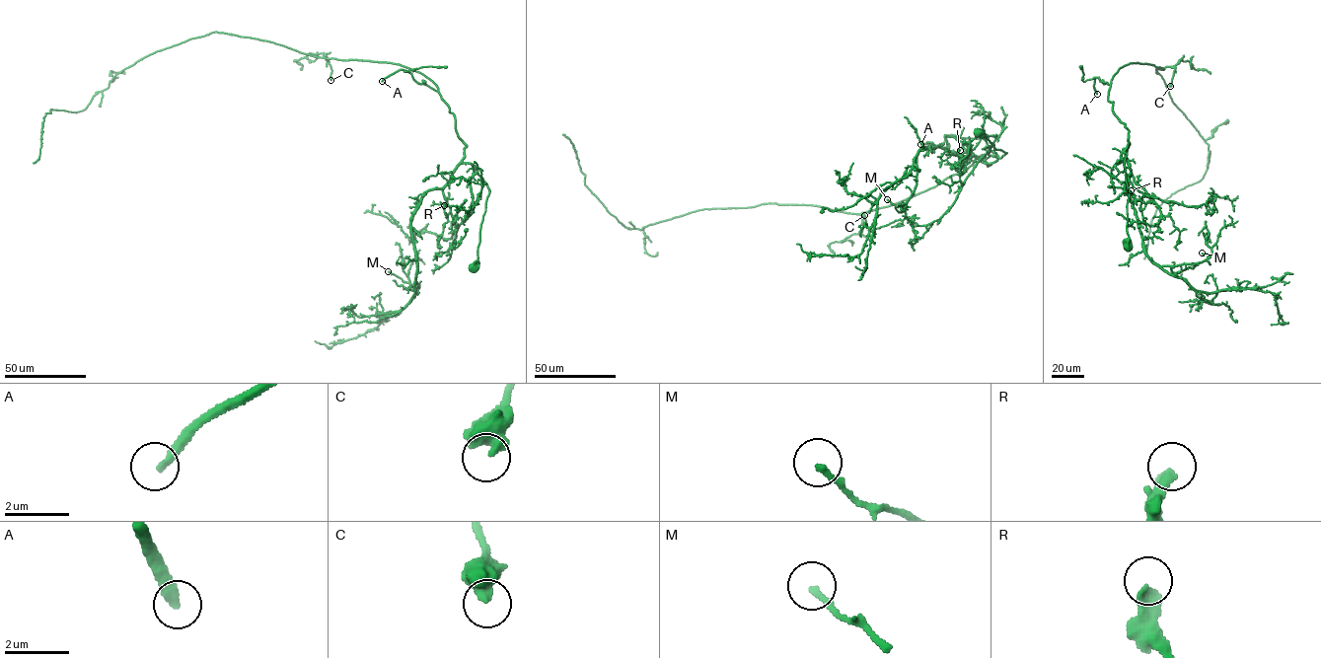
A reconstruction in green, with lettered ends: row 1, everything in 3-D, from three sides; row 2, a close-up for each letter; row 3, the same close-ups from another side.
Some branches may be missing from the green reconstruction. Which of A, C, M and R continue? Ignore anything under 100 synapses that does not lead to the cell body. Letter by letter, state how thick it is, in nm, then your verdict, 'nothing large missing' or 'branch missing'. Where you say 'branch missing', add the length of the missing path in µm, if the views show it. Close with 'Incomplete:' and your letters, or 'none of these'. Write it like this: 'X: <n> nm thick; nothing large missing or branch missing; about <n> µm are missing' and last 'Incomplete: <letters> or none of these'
A: 280 nm thick; branch missing; about 120 µm are missing
C: 440 nm thick; nothing large missing
M: 180 nm thick; nothing large missing
R: 360 nm thick; nothing large missing
Incomplete: A

